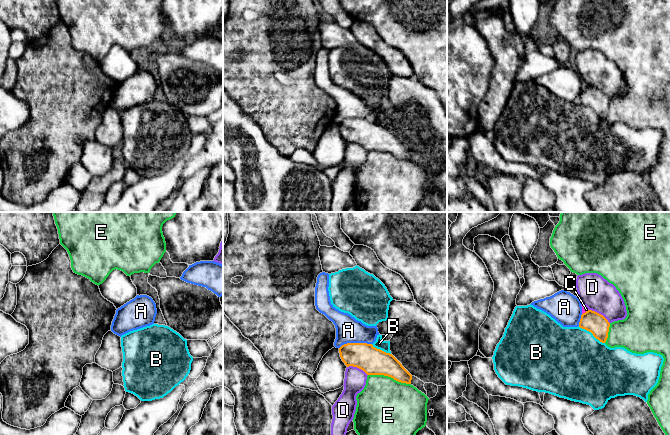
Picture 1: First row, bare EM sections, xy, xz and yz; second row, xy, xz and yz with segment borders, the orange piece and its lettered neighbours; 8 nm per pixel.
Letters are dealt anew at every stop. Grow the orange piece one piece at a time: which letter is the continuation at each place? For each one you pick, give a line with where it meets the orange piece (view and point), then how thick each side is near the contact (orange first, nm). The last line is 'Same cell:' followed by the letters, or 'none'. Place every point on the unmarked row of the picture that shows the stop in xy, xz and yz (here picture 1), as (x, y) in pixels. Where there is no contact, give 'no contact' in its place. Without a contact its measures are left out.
C: meets orange in yz at (586, 87); 170 nm thick on the orange side, 50 nm on the other
Same cell: C

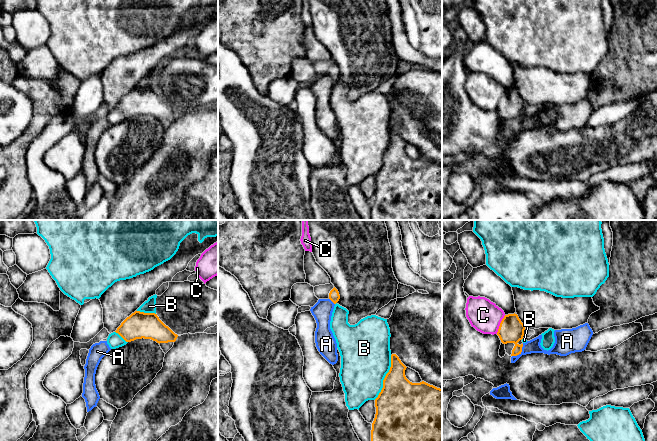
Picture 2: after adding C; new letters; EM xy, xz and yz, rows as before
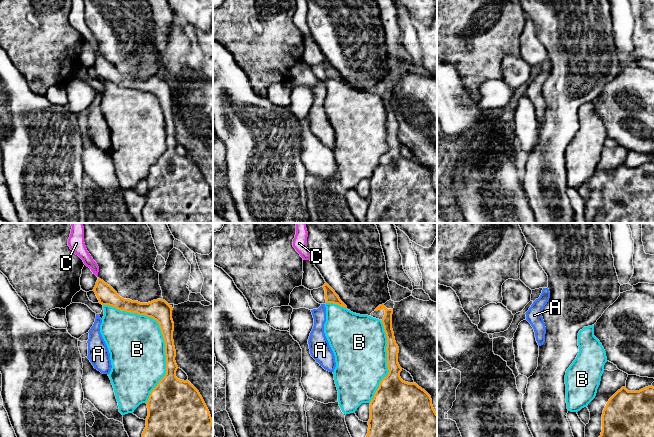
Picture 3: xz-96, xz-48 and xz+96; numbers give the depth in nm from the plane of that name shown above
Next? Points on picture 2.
Same cell: none

